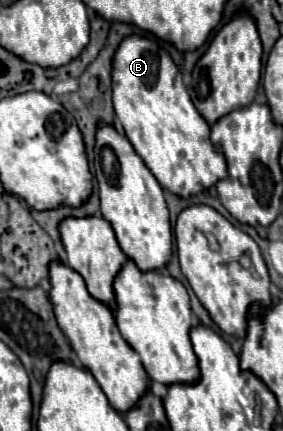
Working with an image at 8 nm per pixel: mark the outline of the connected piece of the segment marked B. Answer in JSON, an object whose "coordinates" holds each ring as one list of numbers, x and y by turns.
{"coordinates":[[139,35,123,37,113,55,111,89,127,139,163,189,189,197,227,177,225,157,209,139,209,123,195,109,179,67,161,43]]}

